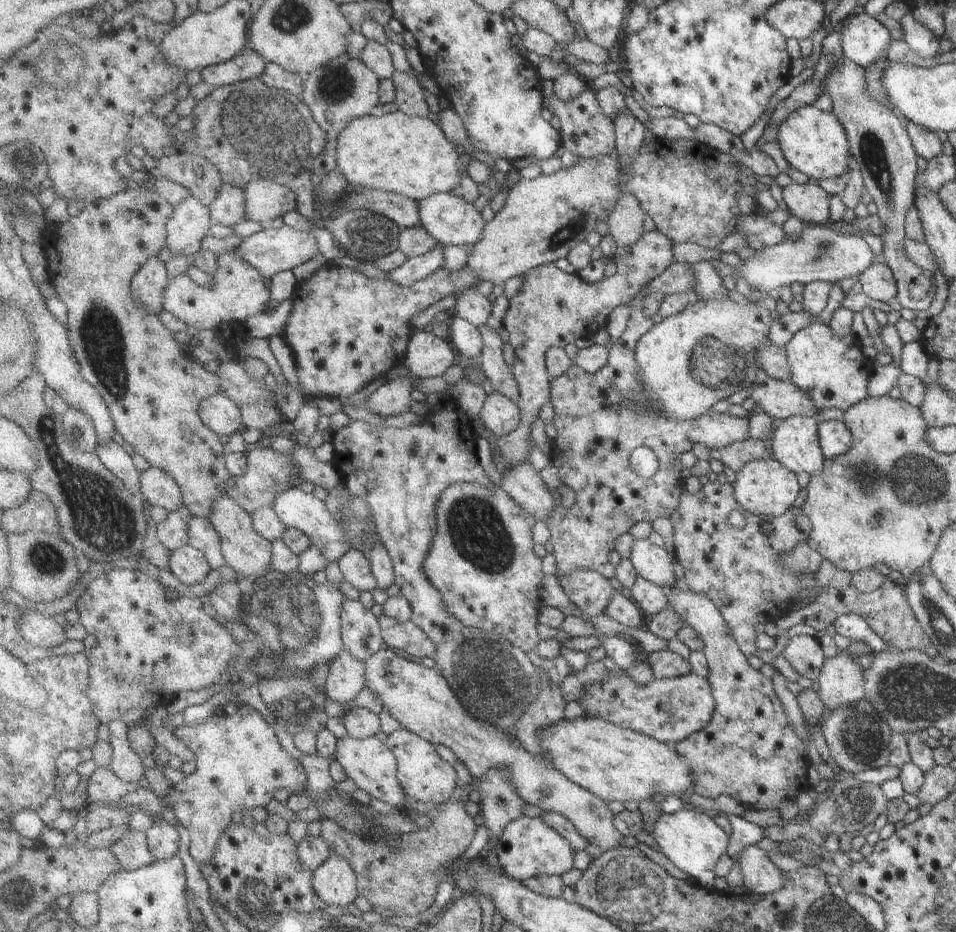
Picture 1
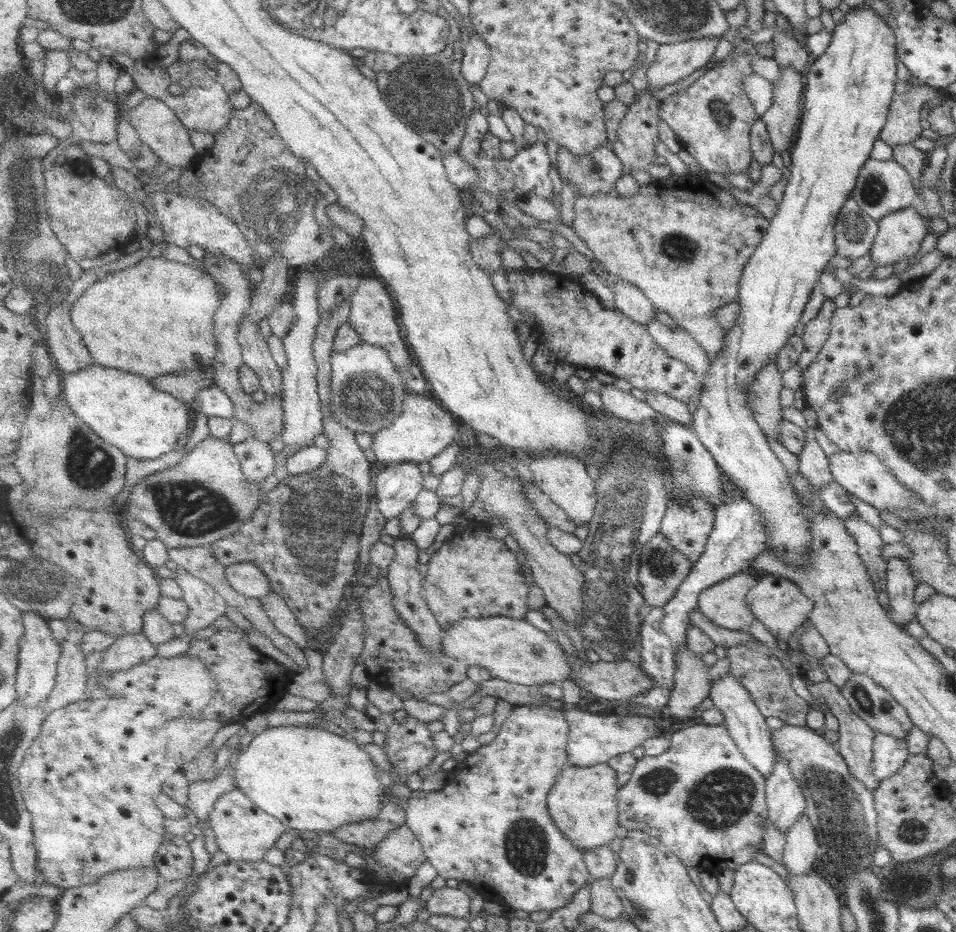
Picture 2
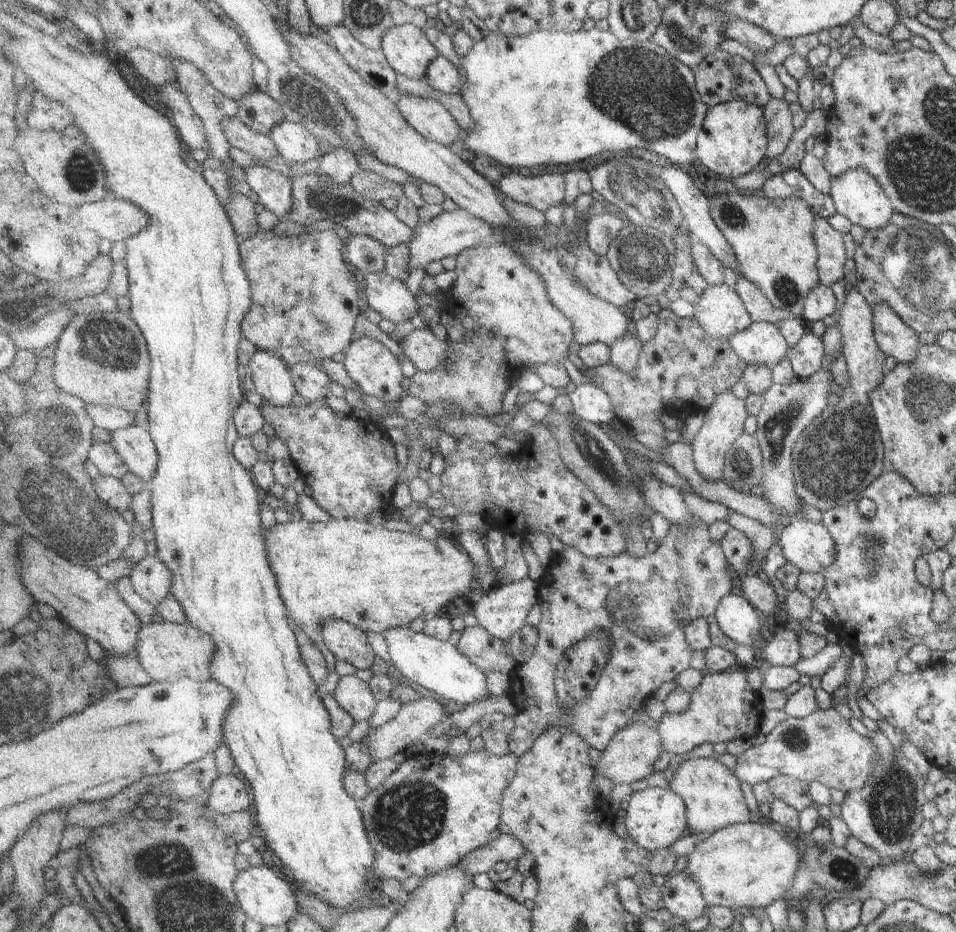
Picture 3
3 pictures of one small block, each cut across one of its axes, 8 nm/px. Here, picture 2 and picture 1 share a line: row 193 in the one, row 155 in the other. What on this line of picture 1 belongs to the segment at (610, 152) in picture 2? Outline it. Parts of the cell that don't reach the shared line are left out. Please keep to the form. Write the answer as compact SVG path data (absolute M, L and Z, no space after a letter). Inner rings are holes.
M544 79L543 94L553 102L553 113L561 121L561 136L563 146L582 159L594 159L603 156L617 155L617 131L615 122L612 121L601 108L597 95L588 88L573 102L565 102L555 94L555 82L552 79Z

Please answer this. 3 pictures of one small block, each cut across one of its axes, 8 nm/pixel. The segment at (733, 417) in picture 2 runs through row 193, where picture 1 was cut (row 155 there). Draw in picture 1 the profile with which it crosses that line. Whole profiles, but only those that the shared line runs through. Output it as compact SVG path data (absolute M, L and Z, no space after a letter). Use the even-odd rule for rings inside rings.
M814 105L804 106L784 120L778 128L778 144L793 168L818 182L847 176L849 167L853 165L852 153L846 130L833 112L818 110Z

